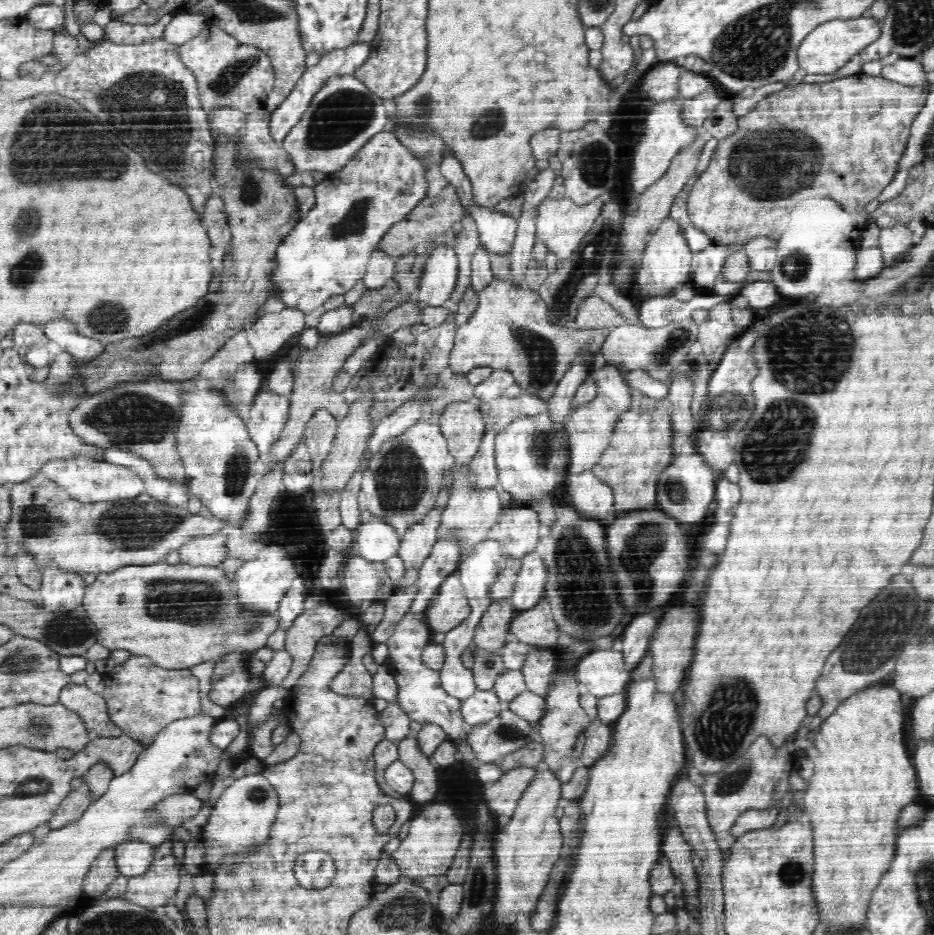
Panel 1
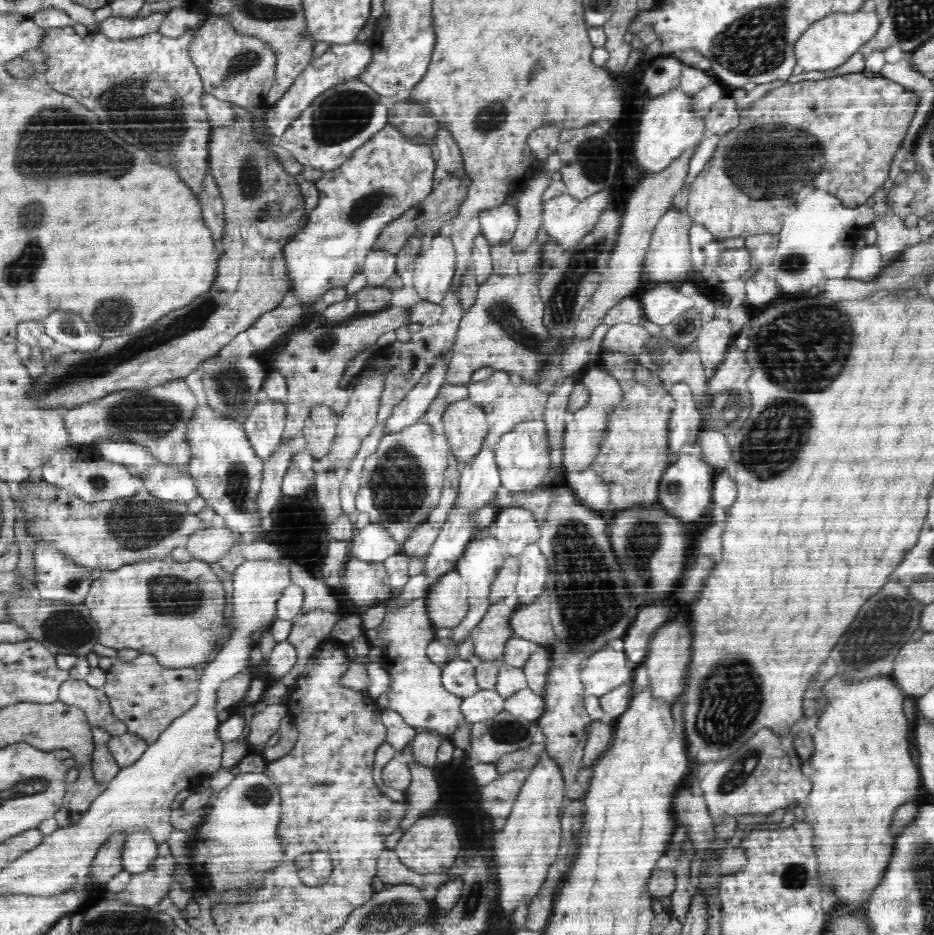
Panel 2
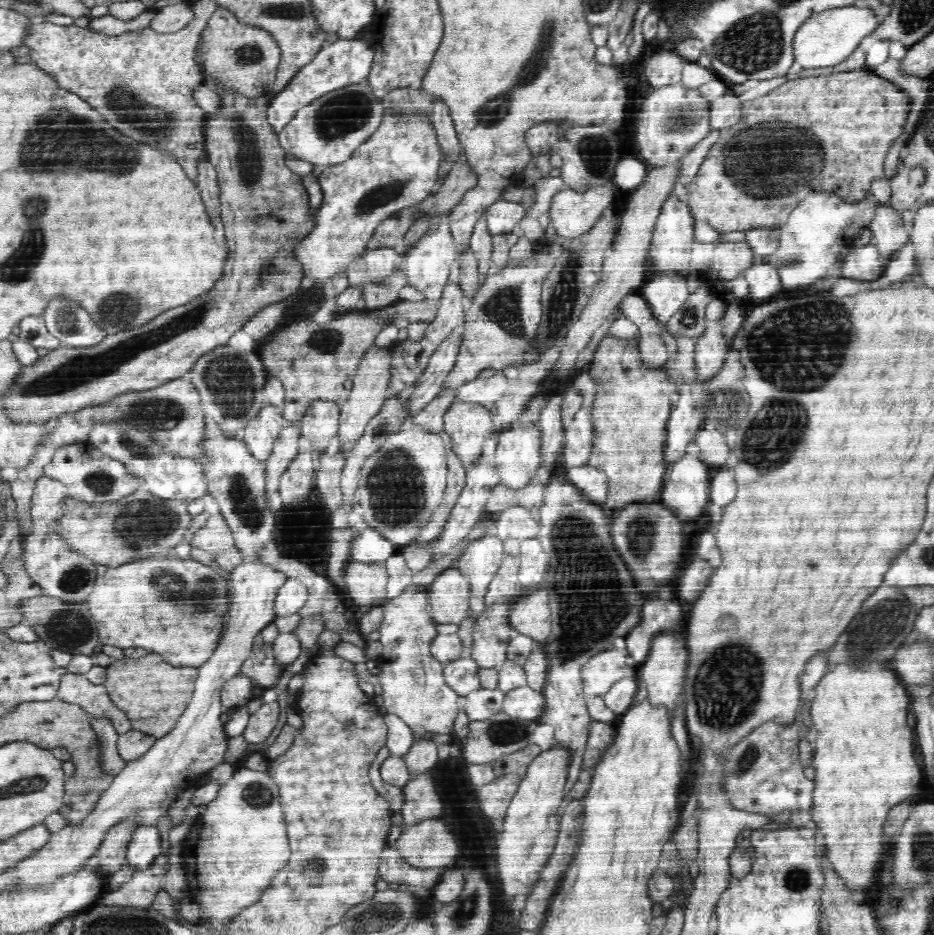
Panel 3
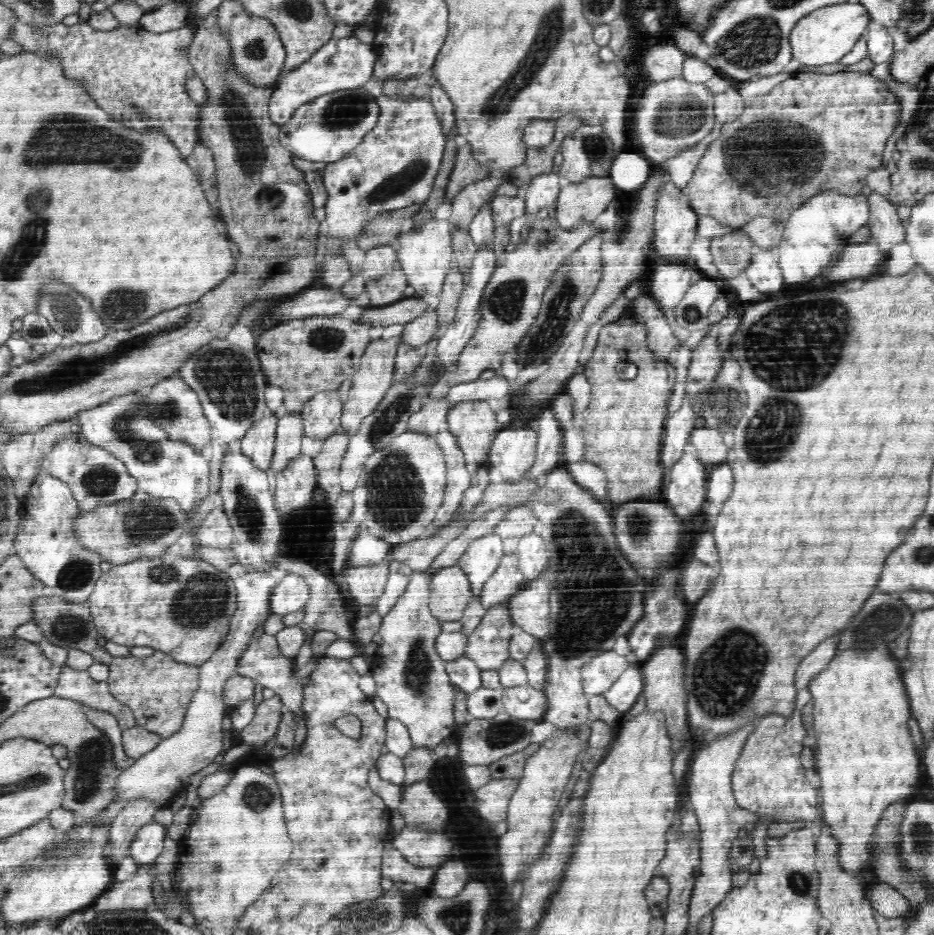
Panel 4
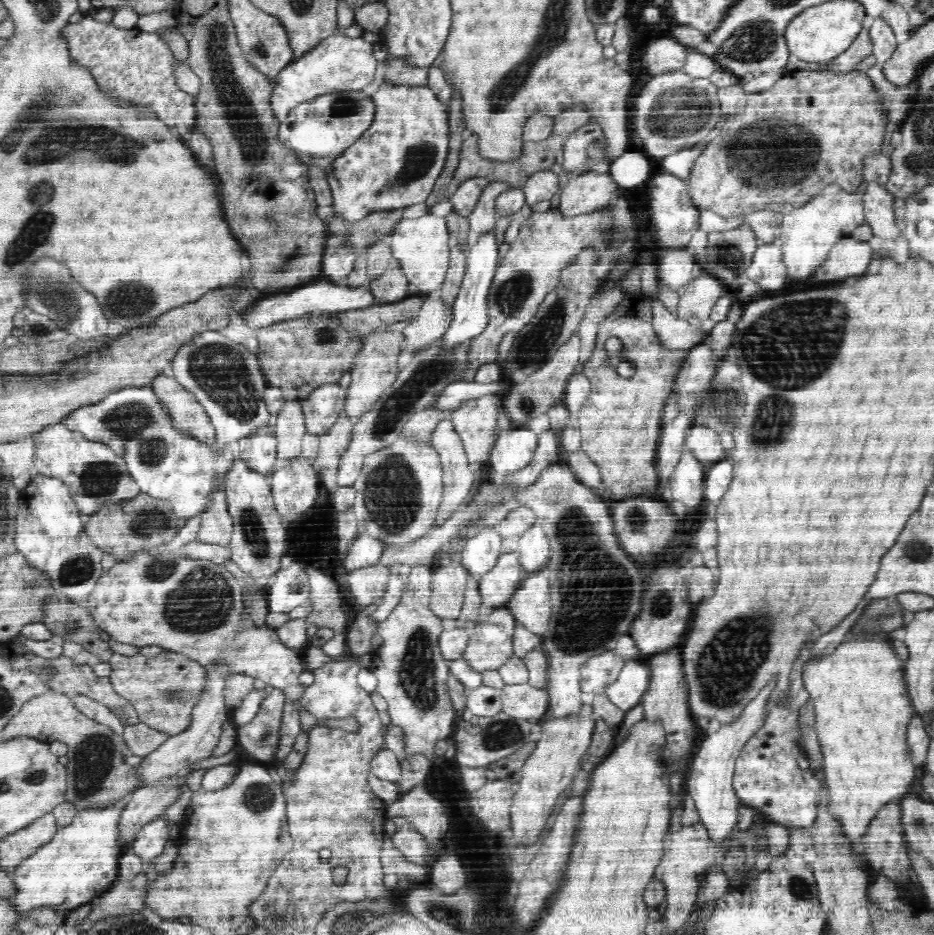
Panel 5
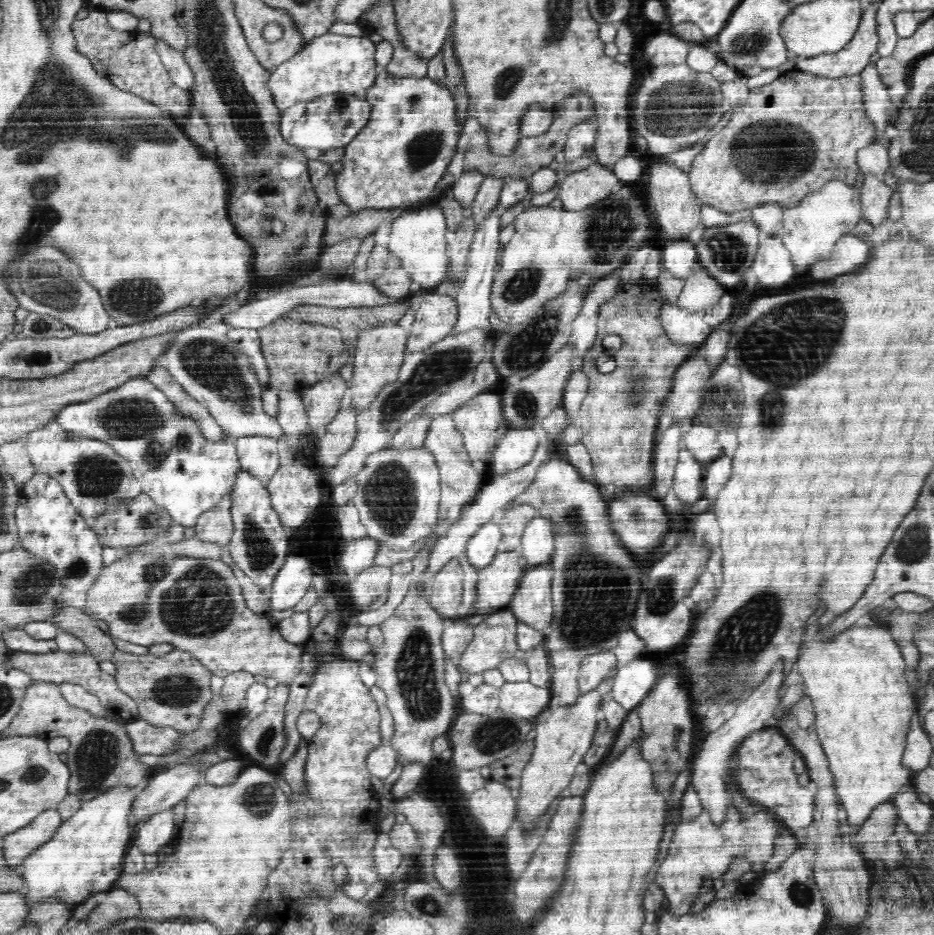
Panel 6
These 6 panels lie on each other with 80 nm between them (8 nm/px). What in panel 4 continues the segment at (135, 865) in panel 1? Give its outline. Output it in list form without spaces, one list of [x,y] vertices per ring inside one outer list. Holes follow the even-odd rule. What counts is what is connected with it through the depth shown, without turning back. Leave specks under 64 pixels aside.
[[[152,821],[140,827],[129,846],[129,855],[140,866],[152,867],[162,852],[164,827]]]

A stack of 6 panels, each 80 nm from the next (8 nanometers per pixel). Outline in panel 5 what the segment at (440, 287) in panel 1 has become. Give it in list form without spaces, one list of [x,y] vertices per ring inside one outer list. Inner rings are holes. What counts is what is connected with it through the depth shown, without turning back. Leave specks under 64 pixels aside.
[[[424,214],[420,218],[401,218],[392,235],[392,253],[398,259],[410,284],[418,286],[420,292],[440,288],[444,282],[450,262],[451,249],[448,247],[449,230],[446,218]]]

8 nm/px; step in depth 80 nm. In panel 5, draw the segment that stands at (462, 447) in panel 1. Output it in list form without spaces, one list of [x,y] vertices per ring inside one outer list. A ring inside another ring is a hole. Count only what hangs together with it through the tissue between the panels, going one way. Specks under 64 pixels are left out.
[[[480,396],[478,400],[467,400],[449,412],[470,463],[482,464],[488,461],[488,454],[496,442],[496,432],[499,432],[496,421],[501,411],[490,396]]]

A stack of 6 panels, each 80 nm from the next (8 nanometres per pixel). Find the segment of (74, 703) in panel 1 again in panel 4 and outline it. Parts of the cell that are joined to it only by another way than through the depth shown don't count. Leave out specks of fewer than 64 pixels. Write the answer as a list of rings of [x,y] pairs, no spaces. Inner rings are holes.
[[[64,664],[61,669],[61,674],[56,684],[56,690],[54,690],[55,696],[58,698],[66,698],[74,701],[78,701],[81,704],[85,704],[87,708],[92,710],[99,710],[100,712],[109,712],[116,717],[118,726],[123,730],[128,730],[136,726],[135,716],[132,709],[128,706],[124,706],[111,692],[107,681],[94,681],[90,677],[88,671],[76,671],[67,664]]]

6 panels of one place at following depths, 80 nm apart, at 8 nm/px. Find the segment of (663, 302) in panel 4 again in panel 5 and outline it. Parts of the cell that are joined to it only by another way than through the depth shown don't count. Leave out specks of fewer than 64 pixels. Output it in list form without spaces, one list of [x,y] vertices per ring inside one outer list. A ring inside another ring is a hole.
[[[678,248],[662,252],[657,279],[662,286],[670,286],[670,290],[680,294],[692,280],[692,270],[694,270],[694,254],[690,254],[687,249]]]

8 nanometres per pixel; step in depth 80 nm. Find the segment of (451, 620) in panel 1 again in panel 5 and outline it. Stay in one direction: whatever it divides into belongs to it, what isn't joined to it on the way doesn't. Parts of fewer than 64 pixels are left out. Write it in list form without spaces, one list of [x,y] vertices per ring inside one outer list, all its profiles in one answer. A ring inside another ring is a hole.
[[[459,559],[452,560],[433,570],[430,581],[431,602],[429,605],[432,613],[441,619],[461,617],[468,574],[469,572]]]

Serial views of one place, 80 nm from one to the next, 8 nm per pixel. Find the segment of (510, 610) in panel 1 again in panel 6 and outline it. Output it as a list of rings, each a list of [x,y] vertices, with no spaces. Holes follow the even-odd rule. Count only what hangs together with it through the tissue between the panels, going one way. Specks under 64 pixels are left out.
[[[509,610],[494,611],[485,617],[481,624],[475,627],[473,639],[467,644],[464,652],[458,658],[459,670],[462,680],[468,675],[480,674],[486,670],[493,670],[508,658],[519,656],[518,644],[515,636],[517,634],[519,620]]]

